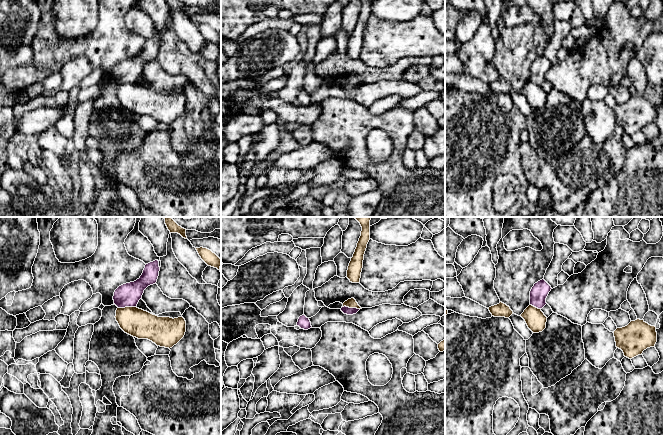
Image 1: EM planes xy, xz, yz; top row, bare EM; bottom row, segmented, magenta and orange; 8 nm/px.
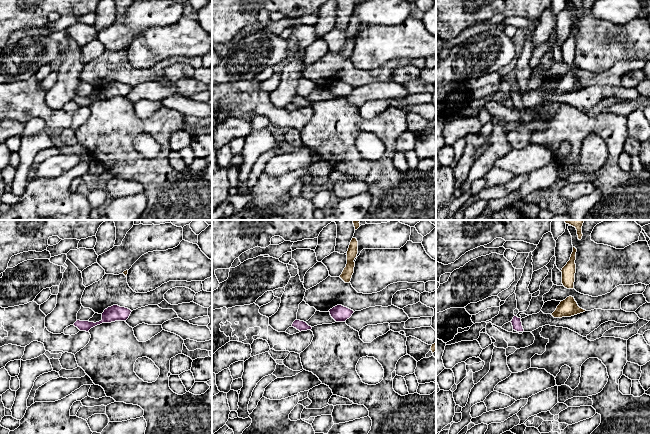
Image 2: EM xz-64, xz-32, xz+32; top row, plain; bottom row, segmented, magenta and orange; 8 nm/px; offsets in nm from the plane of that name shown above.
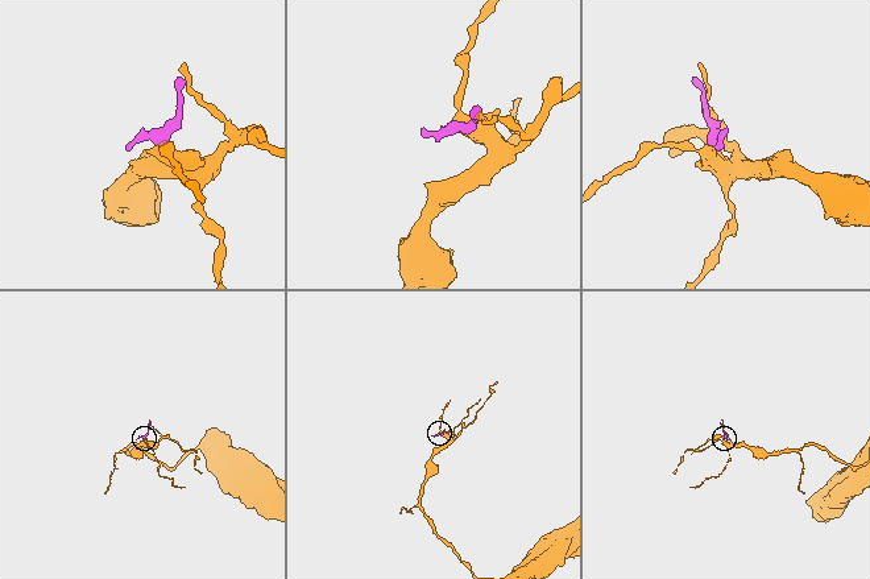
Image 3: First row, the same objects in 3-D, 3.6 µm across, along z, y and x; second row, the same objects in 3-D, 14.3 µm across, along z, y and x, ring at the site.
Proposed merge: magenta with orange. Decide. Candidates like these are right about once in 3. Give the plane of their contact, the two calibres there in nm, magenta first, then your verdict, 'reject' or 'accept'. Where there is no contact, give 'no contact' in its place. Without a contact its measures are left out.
xy | 190/220 nm | reject

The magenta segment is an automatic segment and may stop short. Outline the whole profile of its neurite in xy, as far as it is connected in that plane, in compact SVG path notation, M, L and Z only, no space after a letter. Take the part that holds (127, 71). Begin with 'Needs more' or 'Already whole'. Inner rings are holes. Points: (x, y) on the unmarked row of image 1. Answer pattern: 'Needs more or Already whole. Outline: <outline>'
Already whole. Outline: M155 36L145 41L142 51L134 58L119 62L113 72L114 80L118 84L136 83L142 74L144 66L156 60L159 52L159 37Z

